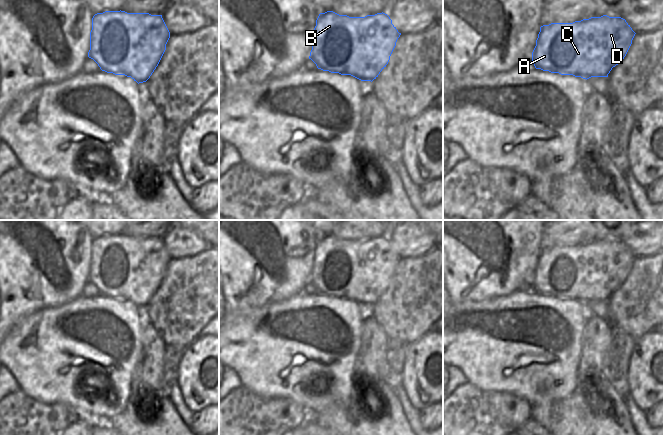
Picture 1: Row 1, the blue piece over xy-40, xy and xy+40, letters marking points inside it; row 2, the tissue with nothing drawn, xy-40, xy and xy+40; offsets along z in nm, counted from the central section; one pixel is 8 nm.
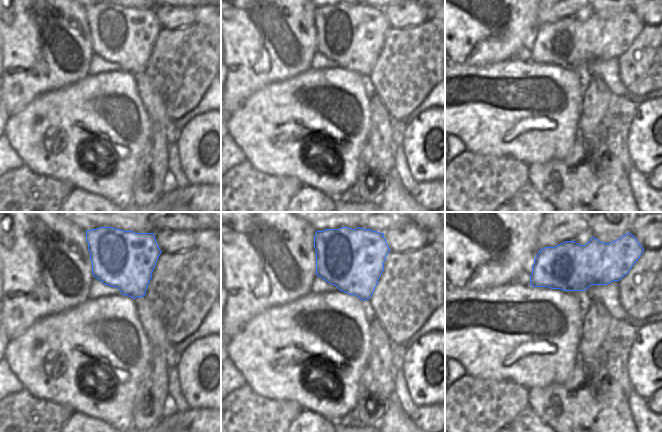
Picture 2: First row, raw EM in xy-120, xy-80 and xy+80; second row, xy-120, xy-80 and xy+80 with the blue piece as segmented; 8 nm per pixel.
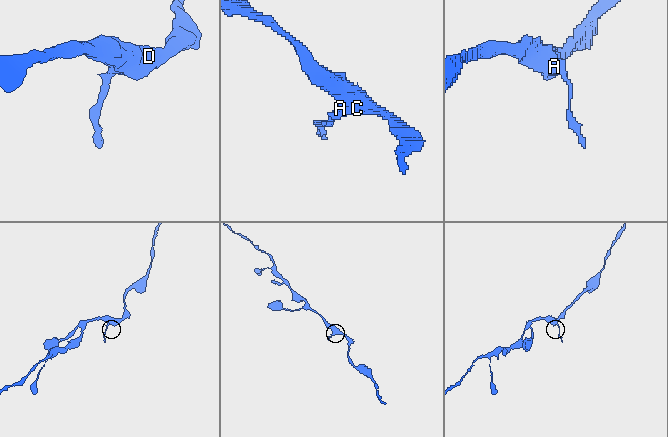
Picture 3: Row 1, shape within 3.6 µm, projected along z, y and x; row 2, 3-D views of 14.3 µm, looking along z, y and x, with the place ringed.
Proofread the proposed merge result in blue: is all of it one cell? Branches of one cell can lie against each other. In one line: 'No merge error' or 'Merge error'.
No merge error

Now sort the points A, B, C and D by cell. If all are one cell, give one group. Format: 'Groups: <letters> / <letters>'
Groups: A B C D

